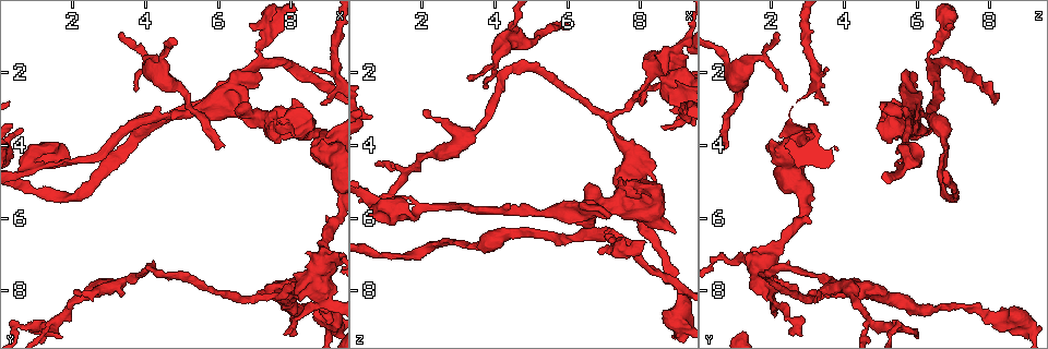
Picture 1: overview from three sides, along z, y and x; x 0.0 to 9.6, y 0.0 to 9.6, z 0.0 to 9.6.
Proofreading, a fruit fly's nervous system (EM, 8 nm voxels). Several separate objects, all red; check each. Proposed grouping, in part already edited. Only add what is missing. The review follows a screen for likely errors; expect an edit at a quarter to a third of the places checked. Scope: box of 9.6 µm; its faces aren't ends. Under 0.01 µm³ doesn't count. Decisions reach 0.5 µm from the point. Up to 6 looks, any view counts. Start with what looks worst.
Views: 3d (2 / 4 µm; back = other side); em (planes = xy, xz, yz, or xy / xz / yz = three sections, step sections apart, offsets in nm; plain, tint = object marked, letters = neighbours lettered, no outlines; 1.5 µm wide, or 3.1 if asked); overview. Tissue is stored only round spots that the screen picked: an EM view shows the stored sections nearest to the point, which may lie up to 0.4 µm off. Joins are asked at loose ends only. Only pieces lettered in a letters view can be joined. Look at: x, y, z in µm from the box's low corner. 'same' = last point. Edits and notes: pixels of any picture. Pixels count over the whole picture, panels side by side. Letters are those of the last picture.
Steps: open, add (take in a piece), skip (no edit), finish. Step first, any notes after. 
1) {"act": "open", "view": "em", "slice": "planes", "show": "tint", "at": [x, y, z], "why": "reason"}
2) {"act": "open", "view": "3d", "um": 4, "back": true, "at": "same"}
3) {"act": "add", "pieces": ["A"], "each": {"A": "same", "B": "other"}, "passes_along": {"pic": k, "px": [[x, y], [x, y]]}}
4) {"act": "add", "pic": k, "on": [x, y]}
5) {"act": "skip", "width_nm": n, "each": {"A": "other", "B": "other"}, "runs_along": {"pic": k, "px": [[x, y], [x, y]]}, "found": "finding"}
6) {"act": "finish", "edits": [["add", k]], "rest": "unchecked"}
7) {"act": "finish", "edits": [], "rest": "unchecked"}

{"act": "open", "view": "3d", "um": 2, "back": true, "at": [8.95, 3.55, 6.40], "why": "free end"}

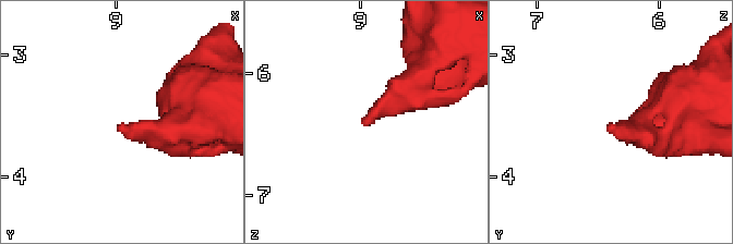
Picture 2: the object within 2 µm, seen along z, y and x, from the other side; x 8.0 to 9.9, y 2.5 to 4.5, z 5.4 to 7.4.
{"act": "open", "view": "em", "slice": "planes", "show": "plain", "at": [8.96, 3.58, 6.40]}

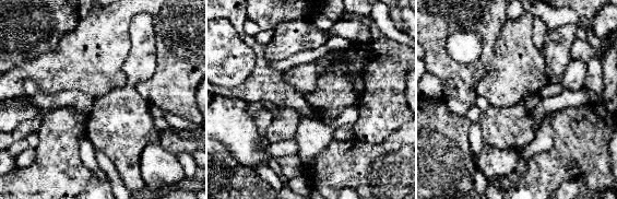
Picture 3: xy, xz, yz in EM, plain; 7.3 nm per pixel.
{"act": "open", "view": "em", "slice": "planes", "show": "letters", "at": "same", "why": "what lies round it"}

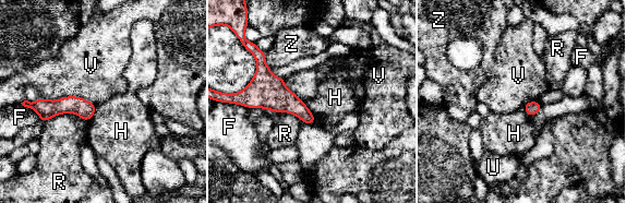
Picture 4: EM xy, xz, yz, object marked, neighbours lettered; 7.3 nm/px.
{"act": "skip", "each": {"F": "other", "H": "other", "R": "other", "U": "other", "V": "other", "Z": "other"}, "runs_along": {"pic": 4, "px": [[93, 107], [53, 107], [39, 110]]}, "found": "none of them fits"}

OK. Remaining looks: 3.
{"act": "open", "view": "em", "slice": "xz", "step": 8, "show": "tint", "at": [6.15, 3.95, 0.65], "why": "tapers out"}

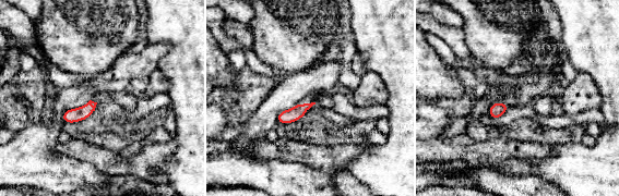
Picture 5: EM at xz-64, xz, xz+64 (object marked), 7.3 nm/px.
{"act": "open", "view": "em", "slice": "xz", "step": 8, "show": "letters", "at": "same"}

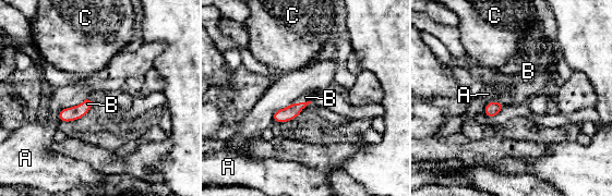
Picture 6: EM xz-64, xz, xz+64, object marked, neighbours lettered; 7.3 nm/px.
{"act": "add", "pic": 6, "on": [306, 97], "each": {"A": "other", "B": "same", "C": "other"}, "found": "the neuron continues"}

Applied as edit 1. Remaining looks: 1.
{"act": "finish", "edits": [["add", 6]], "rest": "unchecked"}

